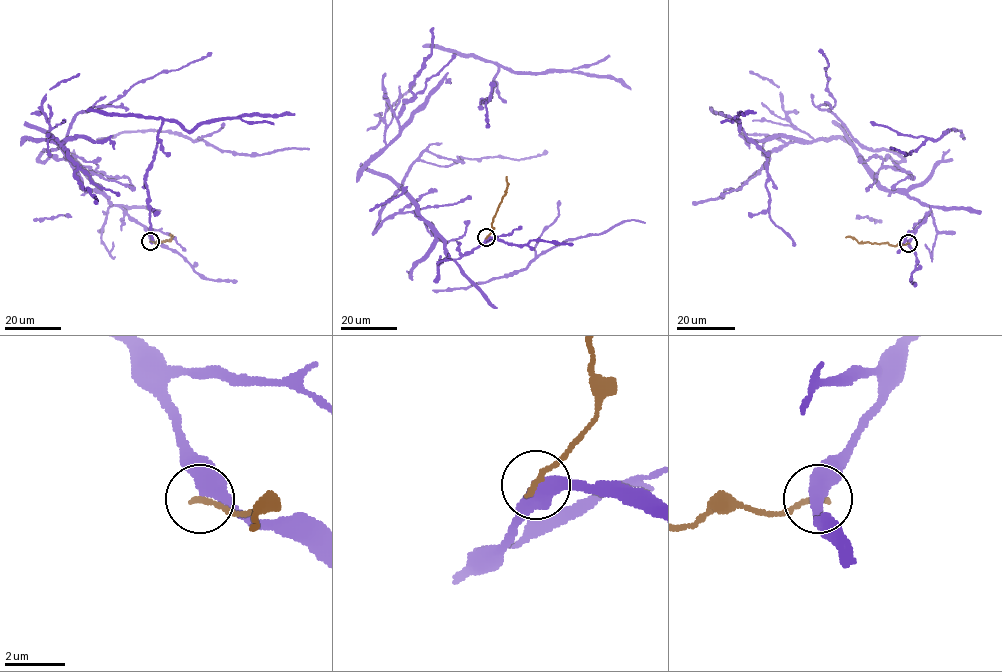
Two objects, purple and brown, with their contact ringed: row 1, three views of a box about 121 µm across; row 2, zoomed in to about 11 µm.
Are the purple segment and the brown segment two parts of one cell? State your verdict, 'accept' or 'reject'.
reject

